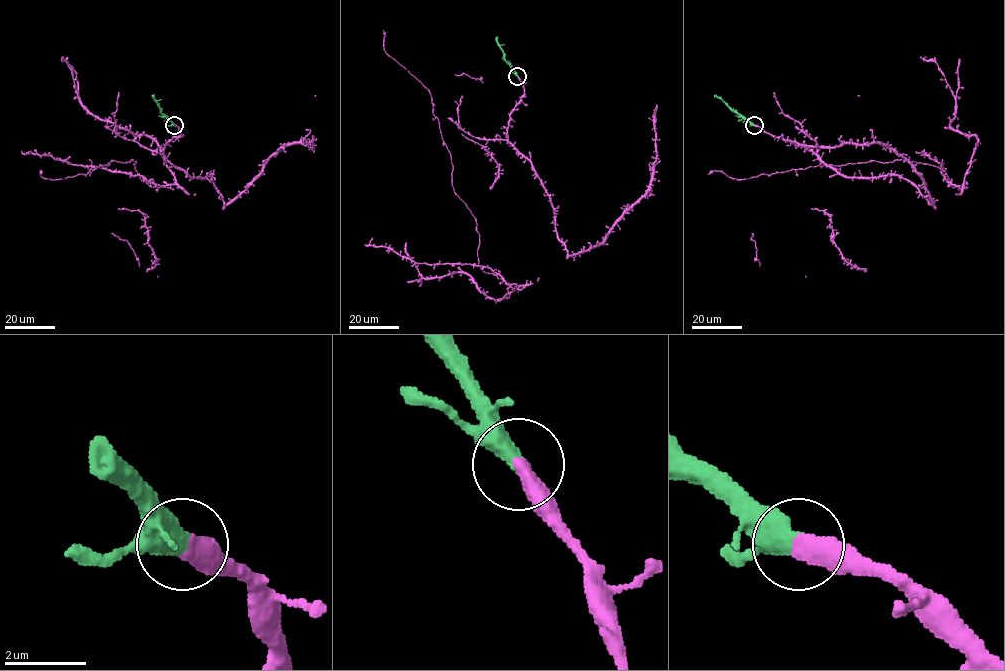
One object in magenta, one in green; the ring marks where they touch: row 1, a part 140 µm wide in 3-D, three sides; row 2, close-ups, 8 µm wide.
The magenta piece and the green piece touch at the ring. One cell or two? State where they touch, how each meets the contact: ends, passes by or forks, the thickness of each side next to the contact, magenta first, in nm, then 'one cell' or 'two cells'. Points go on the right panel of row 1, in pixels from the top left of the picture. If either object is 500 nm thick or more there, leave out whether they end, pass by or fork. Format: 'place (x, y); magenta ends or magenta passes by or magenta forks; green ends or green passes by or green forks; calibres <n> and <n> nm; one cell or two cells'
place (754, 125); calibres 480 and 550 nm; two cells

